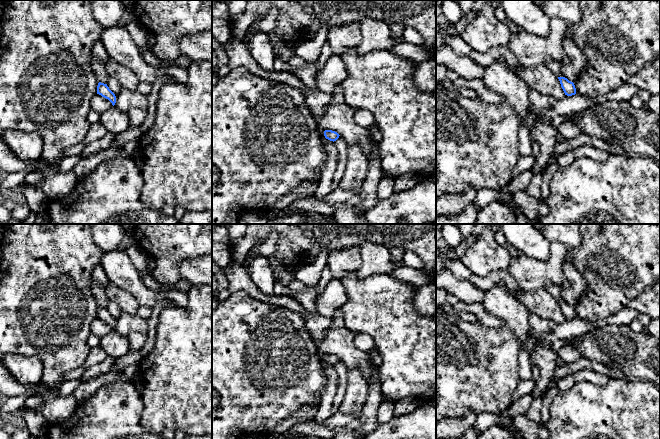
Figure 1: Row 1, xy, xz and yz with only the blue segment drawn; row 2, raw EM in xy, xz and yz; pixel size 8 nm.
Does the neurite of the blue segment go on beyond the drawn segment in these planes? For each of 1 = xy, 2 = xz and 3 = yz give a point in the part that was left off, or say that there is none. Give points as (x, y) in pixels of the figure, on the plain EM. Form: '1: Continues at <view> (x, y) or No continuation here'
1: No continuation here
2: No continuation here
3: No continuation here

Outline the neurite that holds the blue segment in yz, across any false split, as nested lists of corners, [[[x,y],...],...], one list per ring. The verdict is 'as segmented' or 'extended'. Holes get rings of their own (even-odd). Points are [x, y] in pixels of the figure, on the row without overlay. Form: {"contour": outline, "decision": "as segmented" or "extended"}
{"contour": [[[558,301],[561,311],[567,320],[572,320],[576,318],[576,312],[573,306],[569,305],[565,301]]], "decision": "as segmented"}

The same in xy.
{"contour": [[[99,306],[98,310],[97,310],[97,318],[99,318],[102,321],[108,323],[112,327],[113,330],[115,329],[115,327],[116,327],[116,320],[109,313],[109,311],[107,310],[107,308]]], "decision": "as segmented"}

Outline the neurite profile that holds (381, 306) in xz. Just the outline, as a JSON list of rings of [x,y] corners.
[[[357,272],[345,274],[341,280],[347,301],[339,308],[345,326],[353,333],[366,333],[374,339],[382,363],[378,367],[382,395],[399,401],[418,398],[423,401],[436,399],[436,318],[421,315],[415,308],[416,286],[397,280],[391,275],[374,274],[360,279]]]

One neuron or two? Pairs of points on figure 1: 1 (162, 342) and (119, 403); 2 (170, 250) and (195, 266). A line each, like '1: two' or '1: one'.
1: two
2: two

